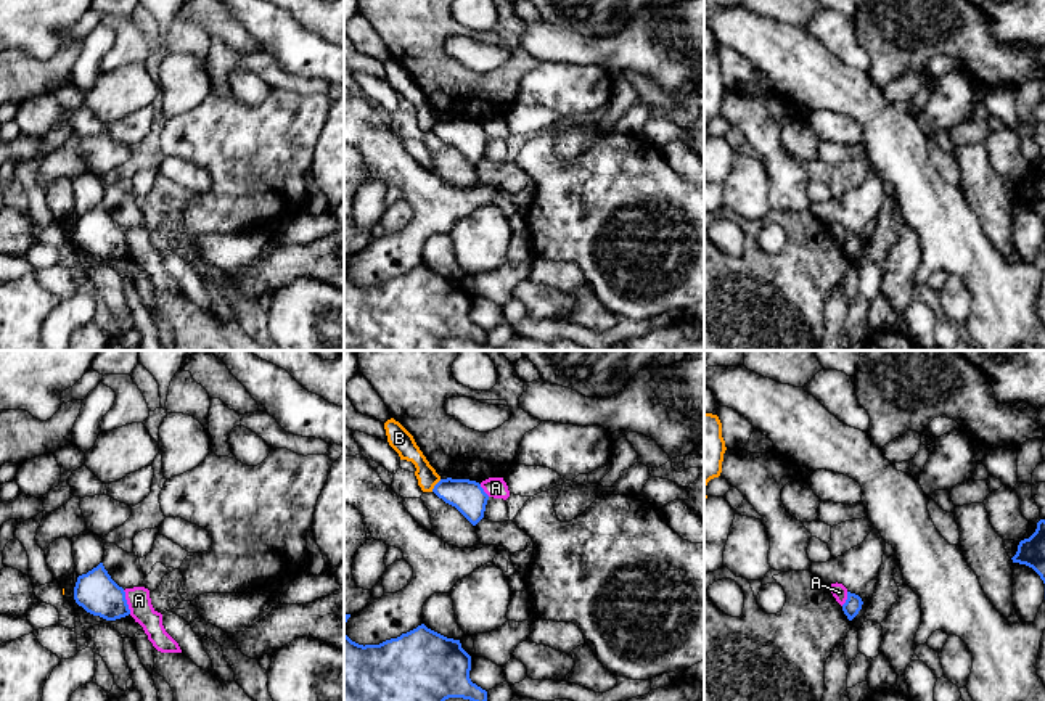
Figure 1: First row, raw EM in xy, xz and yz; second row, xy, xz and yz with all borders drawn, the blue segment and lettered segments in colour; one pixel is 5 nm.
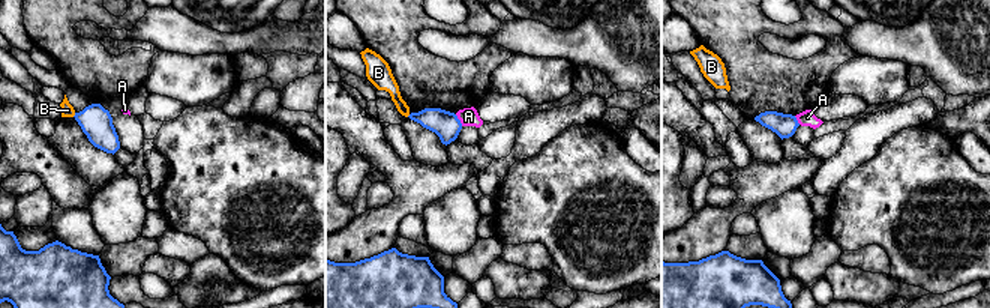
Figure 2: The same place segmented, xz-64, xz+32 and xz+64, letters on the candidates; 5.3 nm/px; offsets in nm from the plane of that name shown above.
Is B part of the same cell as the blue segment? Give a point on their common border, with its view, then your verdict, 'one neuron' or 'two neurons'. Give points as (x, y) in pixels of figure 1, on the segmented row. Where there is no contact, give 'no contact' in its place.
contact xz (434, 486); two neurons

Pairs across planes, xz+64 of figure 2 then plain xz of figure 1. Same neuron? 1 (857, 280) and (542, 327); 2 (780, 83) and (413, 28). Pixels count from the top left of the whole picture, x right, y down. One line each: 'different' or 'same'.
1: different
2: same

